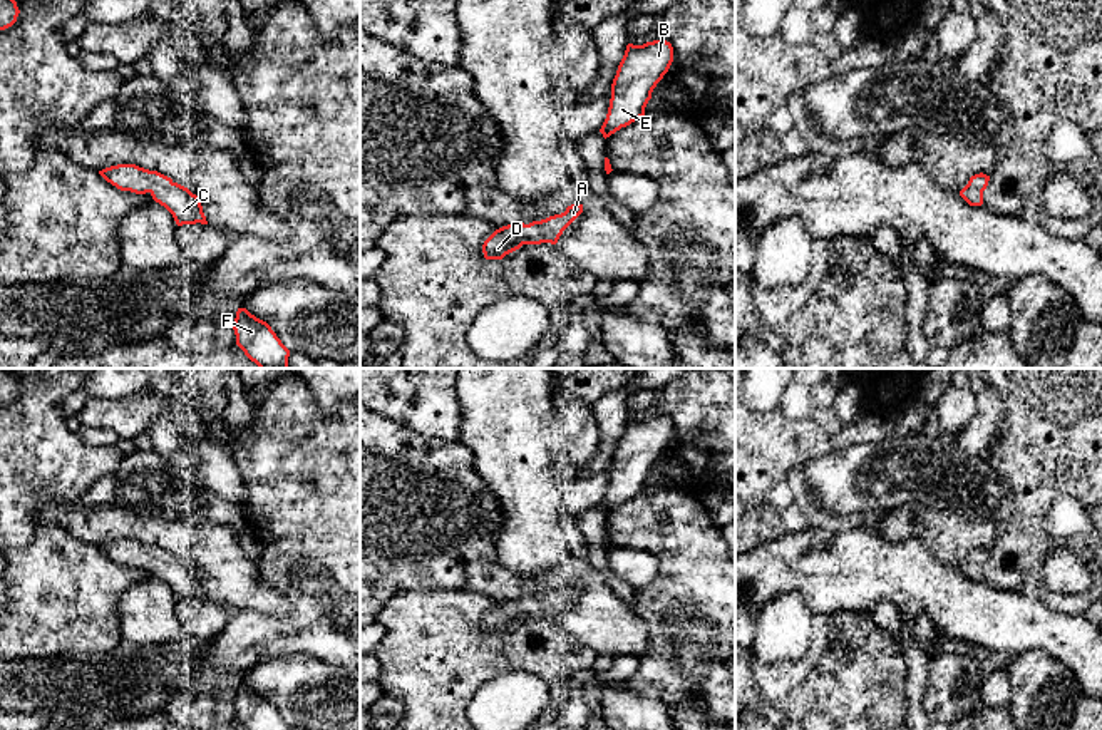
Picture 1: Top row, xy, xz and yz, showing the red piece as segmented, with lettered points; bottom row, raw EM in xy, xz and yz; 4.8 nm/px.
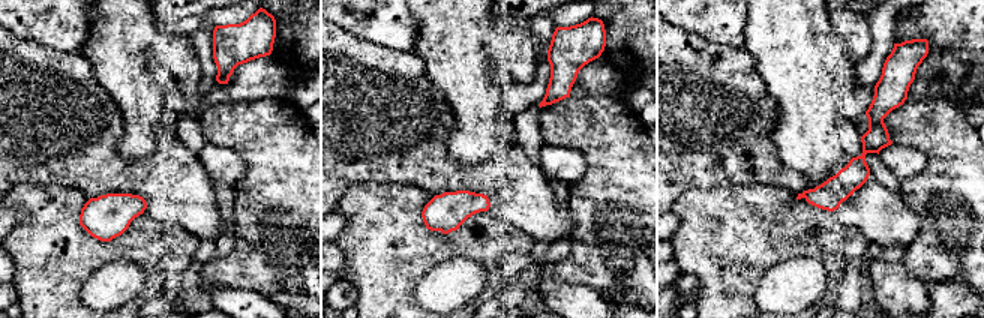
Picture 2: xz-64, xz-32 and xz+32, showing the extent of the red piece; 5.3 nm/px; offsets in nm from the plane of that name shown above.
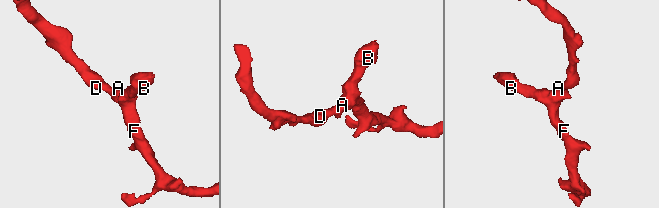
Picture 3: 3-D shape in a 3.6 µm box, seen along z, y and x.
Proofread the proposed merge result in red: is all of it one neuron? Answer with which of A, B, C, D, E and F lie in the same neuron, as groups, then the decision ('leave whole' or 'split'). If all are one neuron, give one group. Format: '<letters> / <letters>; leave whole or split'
A B C D E F; leave whole

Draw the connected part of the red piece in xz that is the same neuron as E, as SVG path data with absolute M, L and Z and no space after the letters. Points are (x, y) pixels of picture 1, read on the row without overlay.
M667 415L626 420L611 459L608 489L600 504L605 514L645 491L651 467L672 437L673 422Z

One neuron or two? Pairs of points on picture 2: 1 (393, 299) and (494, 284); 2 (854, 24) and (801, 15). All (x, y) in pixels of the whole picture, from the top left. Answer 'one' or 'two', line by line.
1: one
2: two

